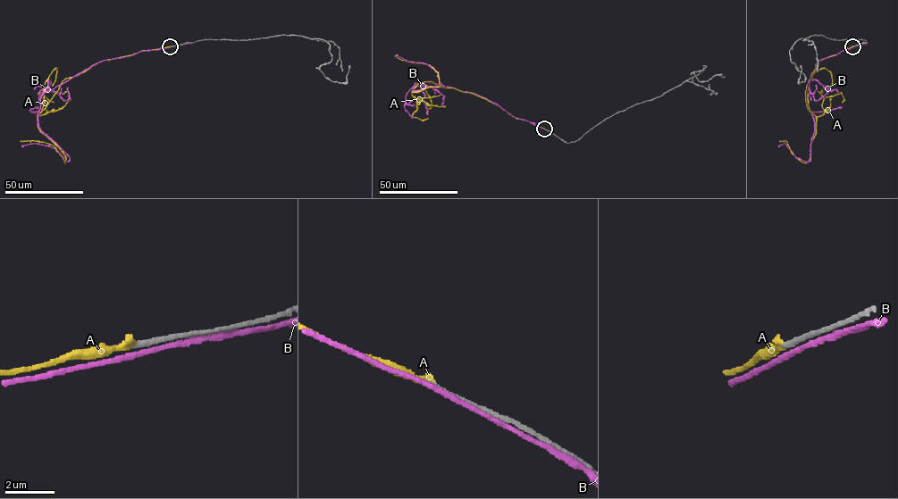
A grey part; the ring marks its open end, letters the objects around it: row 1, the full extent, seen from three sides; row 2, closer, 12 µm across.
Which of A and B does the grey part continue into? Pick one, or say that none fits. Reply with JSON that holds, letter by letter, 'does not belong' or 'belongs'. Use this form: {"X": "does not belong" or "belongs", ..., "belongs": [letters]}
{"A": "belongs", "B": "does not belong", "belongs": ["A"]}

